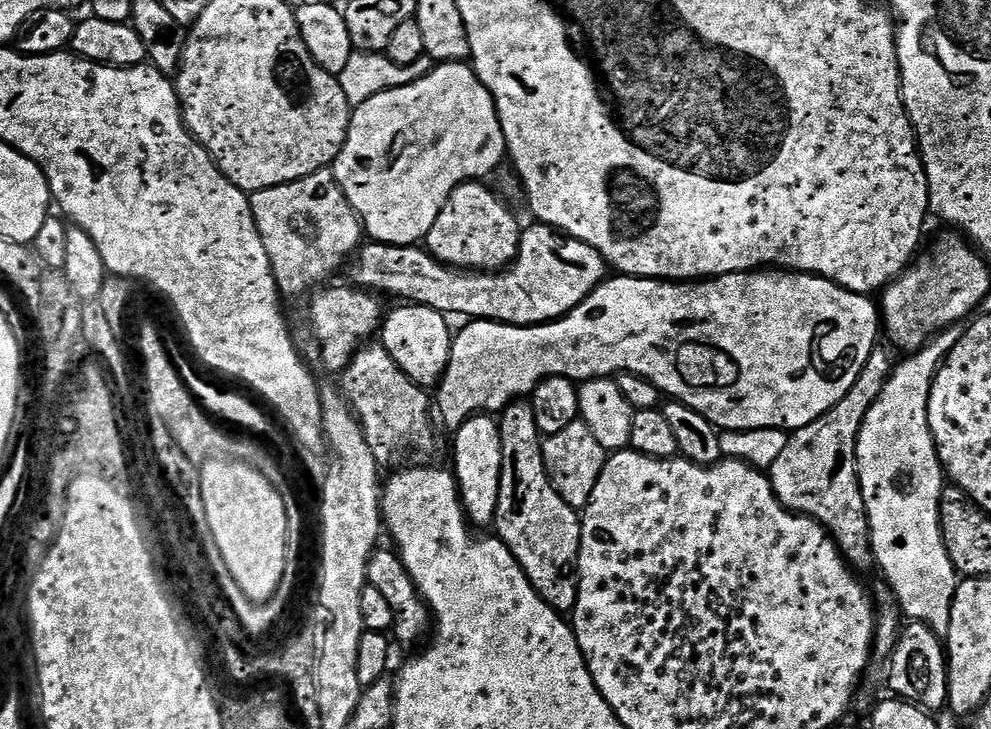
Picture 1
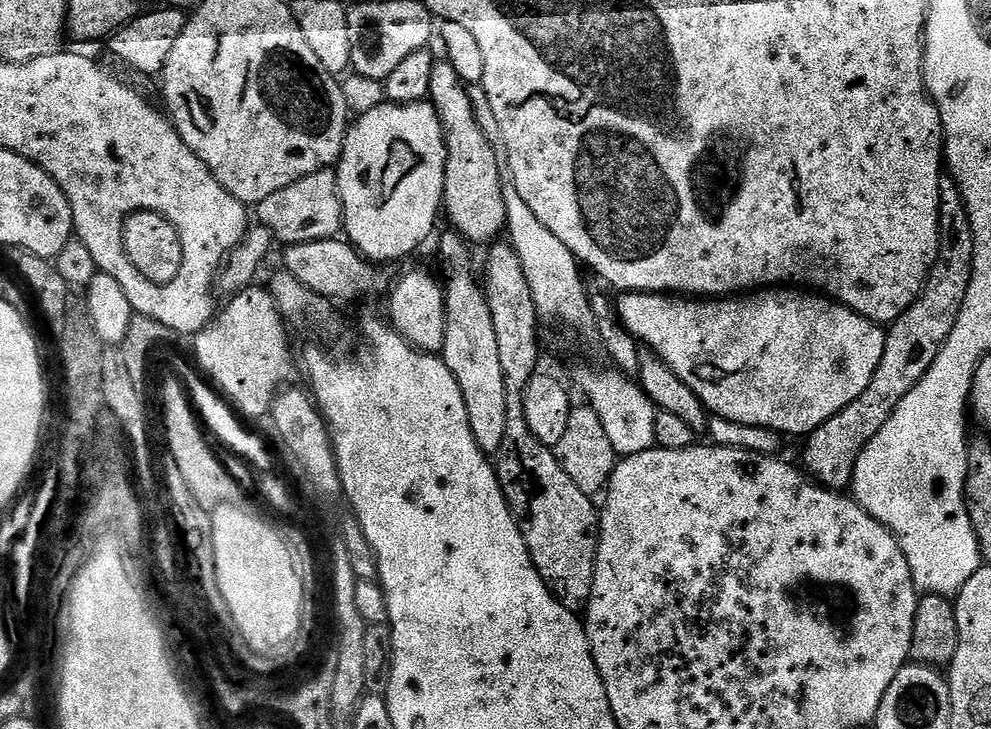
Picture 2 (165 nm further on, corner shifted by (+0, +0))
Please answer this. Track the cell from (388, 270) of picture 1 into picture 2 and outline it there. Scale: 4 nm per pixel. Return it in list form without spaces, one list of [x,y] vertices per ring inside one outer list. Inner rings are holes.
[[[333,238],[306,244],[290,244],[283,251],[283,271],[289,272],[299,284],[327,300],[364,300],[367,296],[378,295],[384,287],[389,287],[388,280],[380,269],[383,267],[377,266],[371,260],[365,260],[347,239]]]

